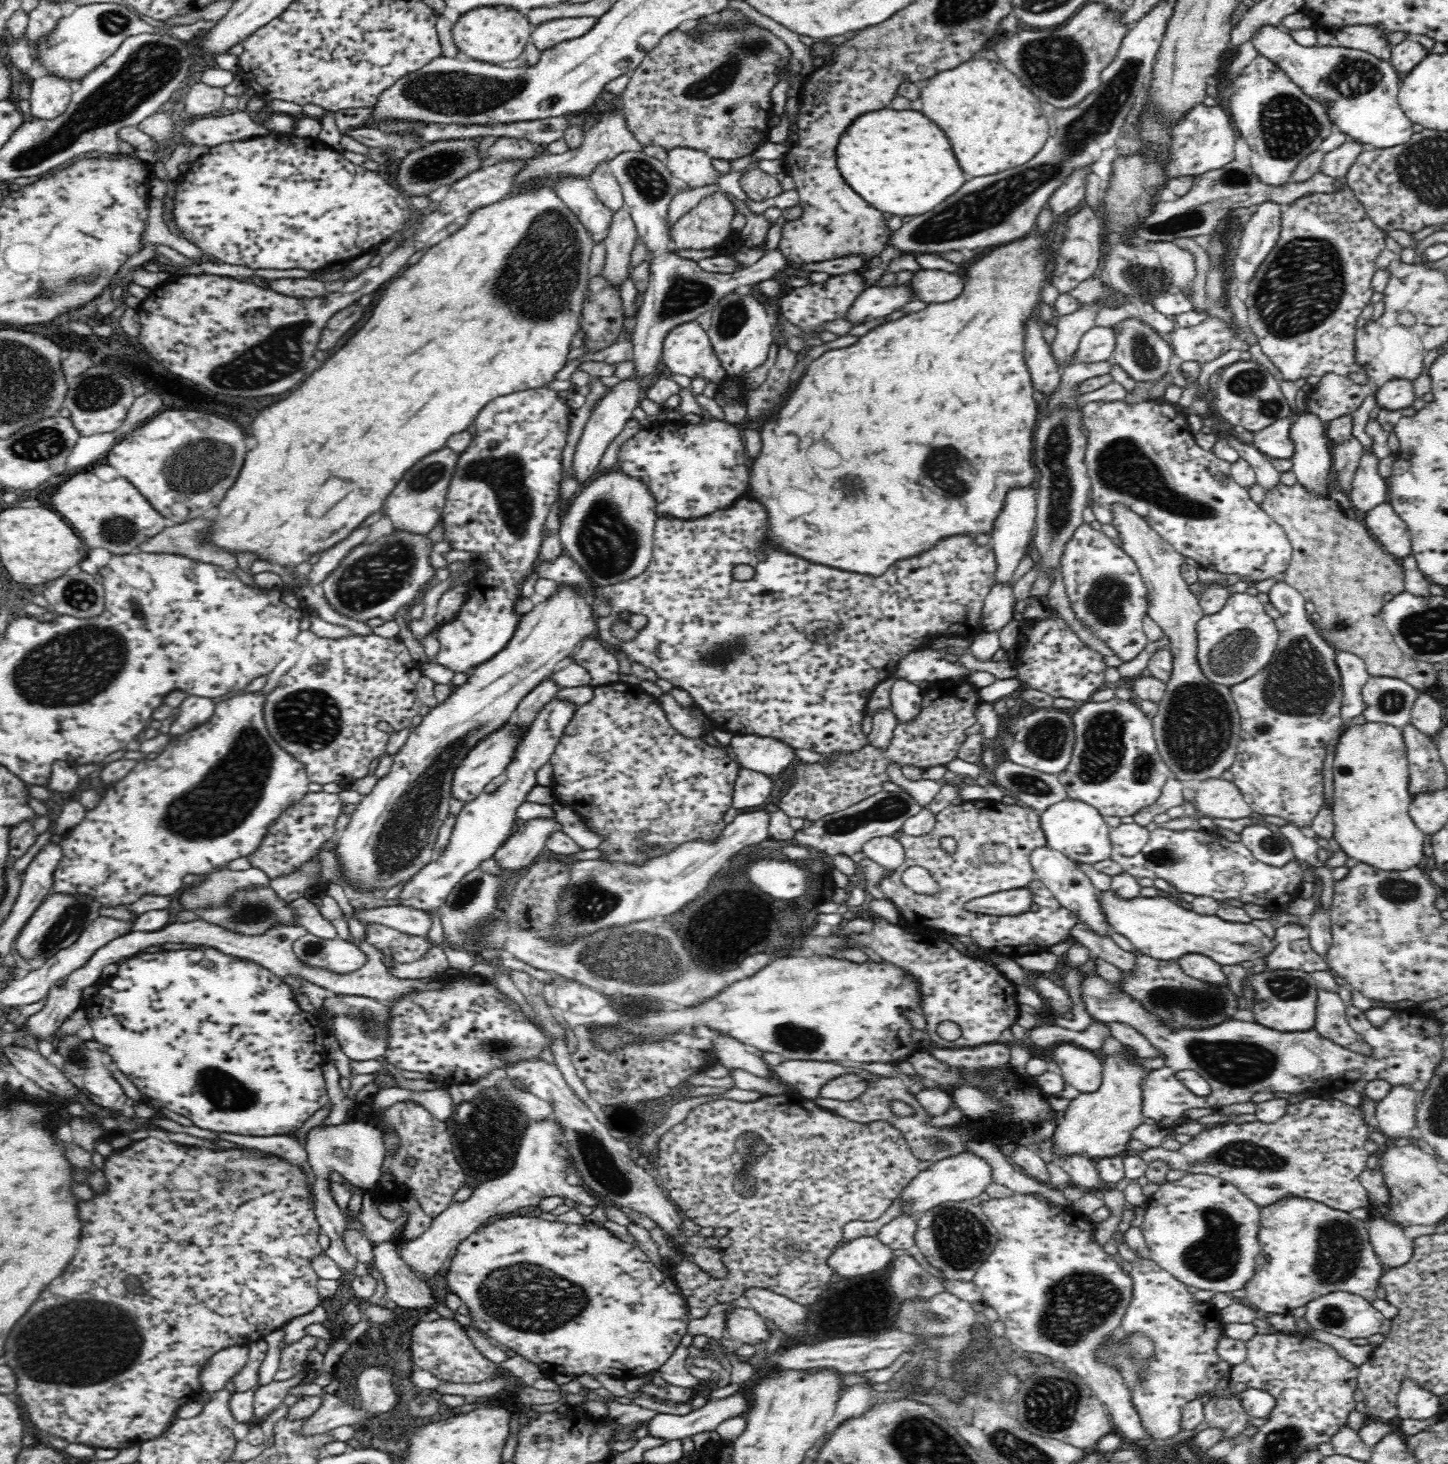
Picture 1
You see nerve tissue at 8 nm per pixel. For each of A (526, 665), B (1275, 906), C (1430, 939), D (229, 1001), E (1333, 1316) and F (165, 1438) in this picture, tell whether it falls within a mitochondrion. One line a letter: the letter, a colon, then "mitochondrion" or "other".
A: mitochondrion
B: other
C: other
D: other
E: mitochondrion
F: other

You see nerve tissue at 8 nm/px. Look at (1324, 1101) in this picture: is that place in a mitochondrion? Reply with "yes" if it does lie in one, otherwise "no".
no

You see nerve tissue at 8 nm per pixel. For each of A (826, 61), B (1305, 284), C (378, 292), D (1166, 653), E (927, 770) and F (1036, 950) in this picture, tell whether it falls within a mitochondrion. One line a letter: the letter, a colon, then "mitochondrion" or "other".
A: other
B: mitochondrion
C: other
D: other
E: other
F: other

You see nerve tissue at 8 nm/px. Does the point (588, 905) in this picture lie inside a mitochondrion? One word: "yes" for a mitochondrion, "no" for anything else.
yes

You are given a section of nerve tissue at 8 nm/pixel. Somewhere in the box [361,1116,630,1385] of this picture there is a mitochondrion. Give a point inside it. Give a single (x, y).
(524, 1296)

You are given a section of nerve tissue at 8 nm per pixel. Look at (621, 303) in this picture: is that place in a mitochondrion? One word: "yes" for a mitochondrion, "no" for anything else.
no

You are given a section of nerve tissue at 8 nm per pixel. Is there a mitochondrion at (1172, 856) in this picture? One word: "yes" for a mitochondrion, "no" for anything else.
yes

